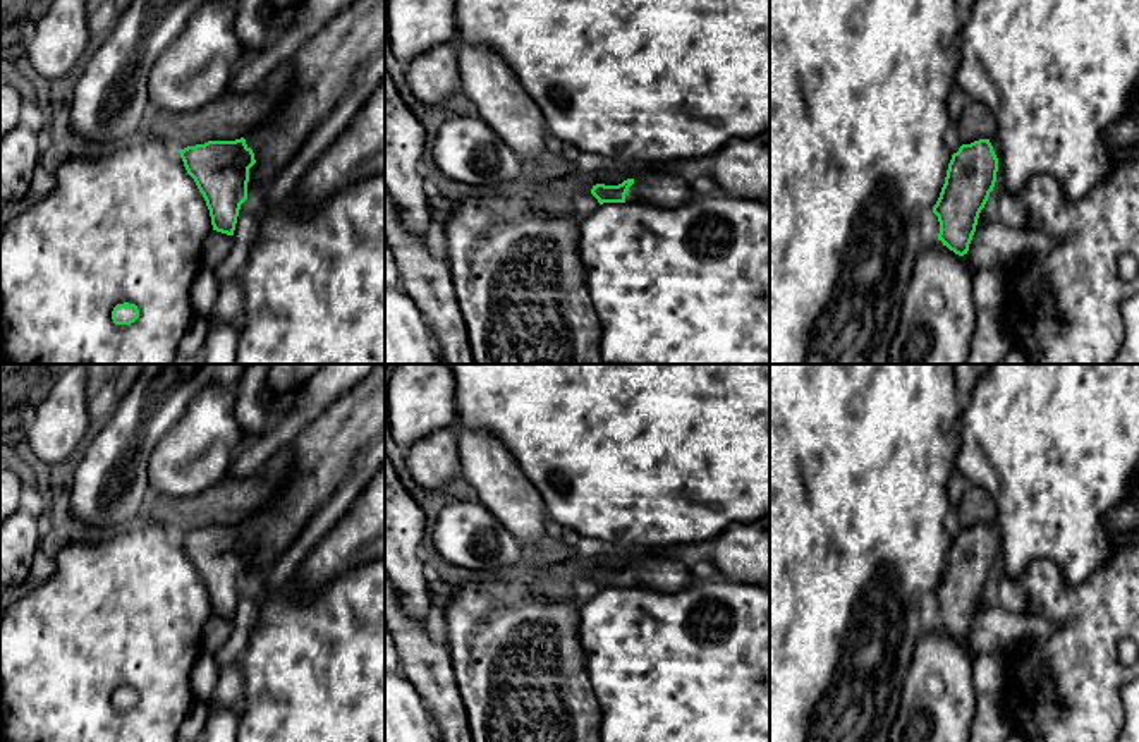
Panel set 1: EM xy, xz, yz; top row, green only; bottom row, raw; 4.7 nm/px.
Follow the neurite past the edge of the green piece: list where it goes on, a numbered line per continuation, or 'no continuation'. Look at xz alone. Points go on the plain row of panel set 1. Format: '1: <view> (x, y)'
1: xz (657, 572)

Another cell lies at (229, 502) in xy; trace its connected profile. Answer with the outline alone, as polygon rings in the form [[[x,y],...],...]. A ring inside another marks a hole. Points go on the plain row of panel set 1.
[[[292,445],[277,452],[265,467],[242,479],[223,479],[196,496],[149,495],[141,520],[177,534],[208,526],[235,526],[270,507],[292,476]]]

